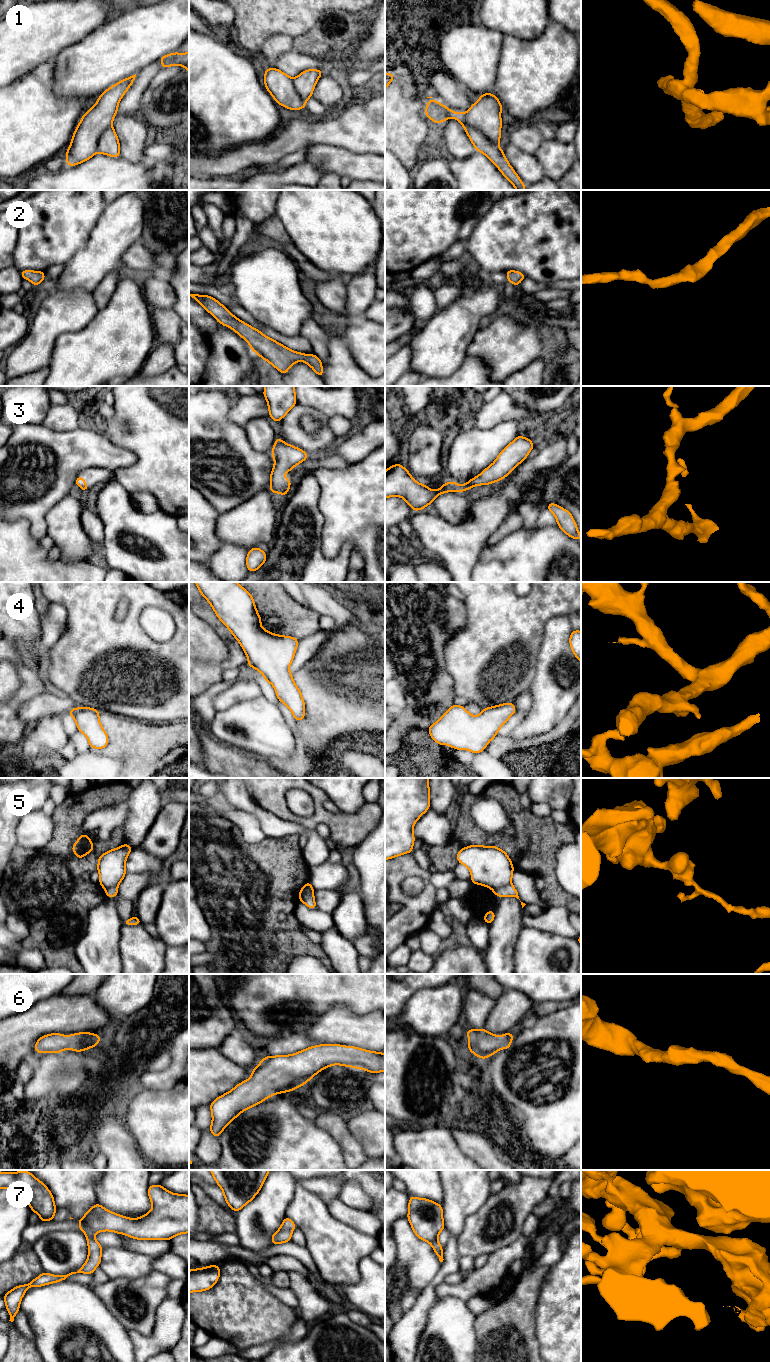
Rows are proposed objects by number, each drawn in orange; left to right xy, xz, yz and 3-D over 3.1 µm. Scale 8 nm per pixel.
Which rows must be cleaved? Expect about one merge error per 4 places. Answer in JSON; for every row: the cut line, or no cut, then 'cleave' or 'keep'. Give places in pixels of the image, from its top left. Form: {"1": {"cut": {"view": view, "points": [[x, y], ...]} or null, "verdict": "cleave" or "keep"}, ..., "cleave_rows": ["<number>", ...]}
{"1": {"cut": null, "verdict": "keep"}, "2": {"cut": null, "verdict": "keep"}, "3": {"cut": null, "verdict": "keep"}, "4": {"cut": null, "verdict": "keep"}, "5": {"cut": {"view": "yz", "points": [[510, 882], [493, 890]]}, "verdict": "cleave"}, "6": {"cut": null, "verdict": "keep"}, "7": {"cut": null, "verdict": "keep"}, "cleave_rows": ["5"]}

